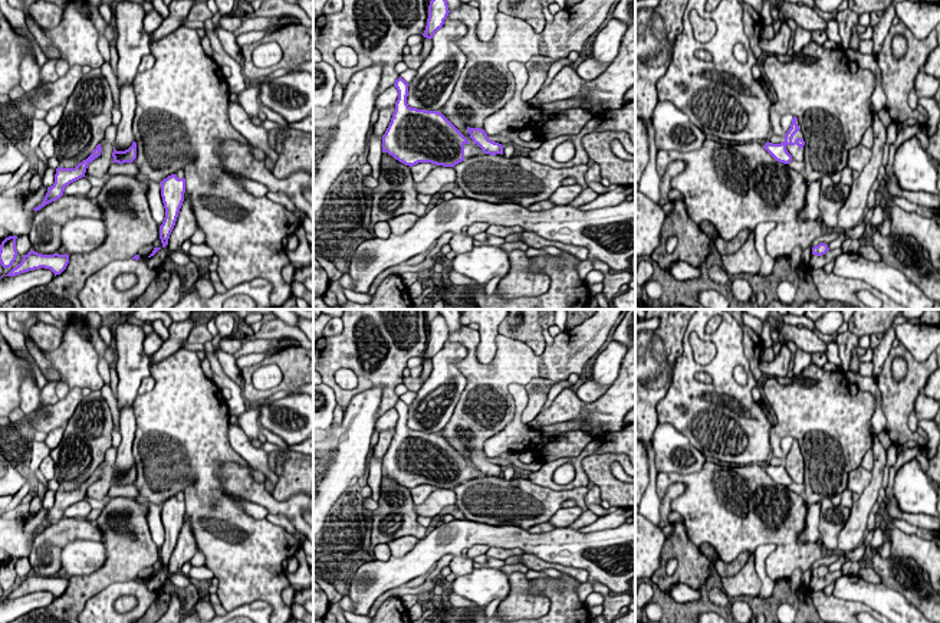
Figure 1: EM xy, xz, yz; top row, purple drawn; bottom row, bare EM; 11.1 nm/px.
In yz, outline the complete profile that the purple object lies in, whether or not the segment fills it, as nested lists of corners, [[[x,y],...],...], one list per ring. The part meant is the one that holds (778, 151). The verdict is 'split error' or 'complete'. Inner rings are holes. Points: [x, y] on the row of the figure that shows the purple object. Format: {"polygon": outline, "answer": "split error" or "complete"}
{"polygon": [[[793,117],[791,128],[785,134],[785,141],[780,144],[766,142],[765,150],[779,163],[789,164],[792,160],[803,161],[803,134],[796,117]]], "answer": "split error"}

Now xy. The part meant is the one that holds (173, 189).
{"polygon": [[[171,174],[161,183],[161,197],[165,209],[165,217],[160,226],[160,239],[162,247],[168,245],[170,235],[175,226],[180,209],[184,201],[185,178],[178,178],[177,174]]], "answer": "complete"}

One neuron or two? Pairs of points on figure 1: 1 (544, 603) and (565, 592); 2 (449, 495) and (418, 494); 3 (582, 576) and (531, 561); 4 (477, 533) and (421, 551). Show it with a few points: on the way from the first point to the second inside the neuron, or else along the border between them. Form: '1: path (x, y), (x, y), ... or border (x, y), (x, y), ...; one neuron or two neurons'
1: border (531, 580), (529, 592), (546, 596), (551, 607); two neurons
2: border (436, 488), (416, 505); two neurons
3: path (569, 570), (544, 566); one neuron
4: path (463, 533), (450, 544), (436, 547); one neuron

